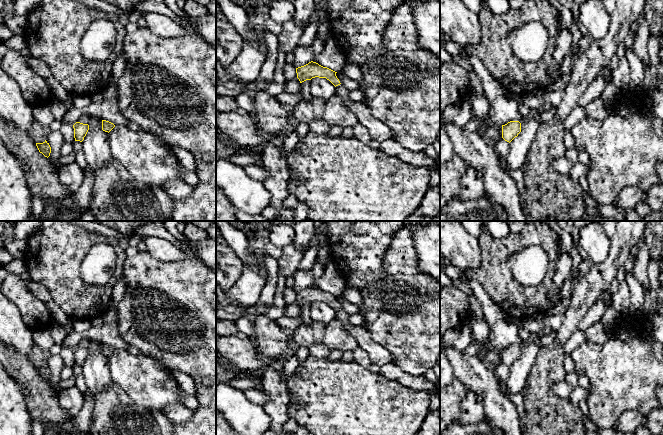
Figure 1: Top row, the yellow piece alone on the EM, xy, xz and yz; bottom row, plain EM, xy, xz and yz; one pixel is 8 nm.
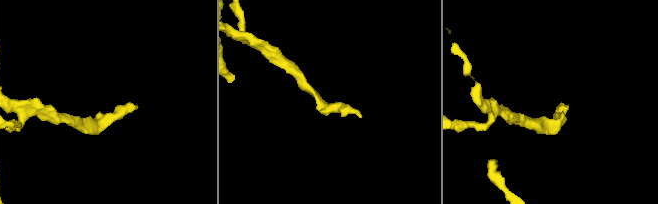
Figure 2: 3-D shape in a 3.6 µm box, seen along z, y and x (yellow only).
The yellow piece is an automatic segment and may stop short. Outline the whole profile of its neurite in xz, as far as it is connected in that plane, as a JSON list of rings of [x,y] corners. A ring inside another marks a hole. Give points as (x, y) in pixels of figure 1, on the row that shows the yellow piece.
[[[311,61],[296,68],[296,73],[300,83],[315,77],[329,80],[336,87],[336,95],[343,99],[347,108],[357,116],[359,123],[368,129],[375,141],[395,140],[393,132],[382,121],[374,117],[363,102],[355,102],[349,97],[349,90],[340,83],[336,76],[337,72]]]

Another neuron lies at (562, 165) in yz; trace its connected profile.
[[[565,157],[552,160],[553,168],[561,174],[568,174],[573,164]]]

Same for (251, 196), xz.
[[[221,158],[216,161],[216,185],[224,191],[237,210],[251,215],[261,215],[263,209],[271,205],[272,194],[263,182],[250,178],[242,166],[238,166],[227,159]]]

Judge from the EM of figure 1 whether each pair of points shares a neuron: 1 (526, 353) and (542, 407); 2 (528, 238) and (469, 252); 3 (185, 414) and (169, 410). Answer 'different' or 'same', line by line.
1: different
2: different
3: same

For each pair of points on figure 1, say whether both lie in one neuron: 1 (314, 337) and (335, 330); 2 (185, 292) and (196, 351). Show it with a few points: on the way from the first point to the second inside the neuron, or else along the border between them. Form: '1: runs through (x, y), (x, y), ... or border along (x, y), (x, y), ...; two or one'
1: border along (327, 325), (324, 331), (324, 339), (321, 343); two
2: runs through (187, 307), (189, 316), (196, 323), (196, 336); one

